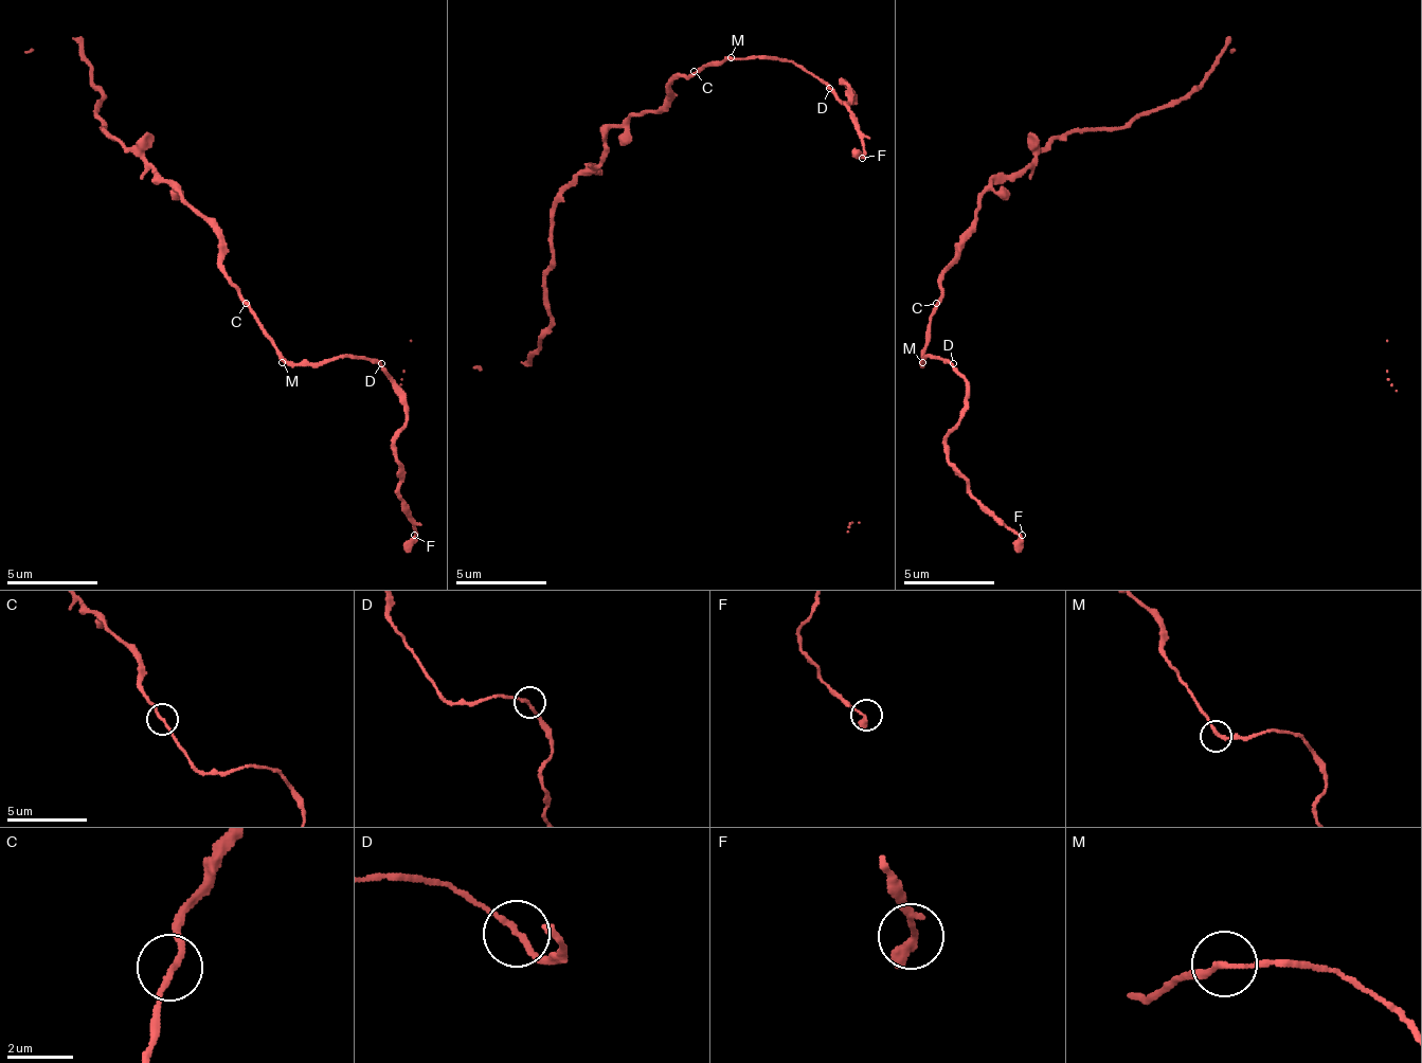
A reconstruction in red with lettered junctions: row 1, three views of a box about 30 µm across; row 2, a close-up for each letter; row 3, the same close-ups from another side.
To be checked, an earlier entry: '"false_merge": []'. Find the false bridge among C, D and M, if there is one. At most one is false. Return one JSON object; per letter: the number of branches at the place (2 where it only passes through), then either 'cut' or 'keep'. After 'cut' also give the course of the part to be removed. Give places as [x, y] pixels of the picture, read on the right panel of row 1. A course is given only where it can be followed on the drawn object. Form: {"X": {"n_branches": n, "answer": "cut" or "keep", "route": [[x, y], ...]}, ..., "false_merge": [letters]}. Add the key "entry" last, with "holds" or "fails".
{"C": {"n_branches": 2, "answer": "keep"}, "D": {"n_branches": 2, "answer": "cut", "route": [[954, 362], [968, 398], [958, 426], [944, 439], [944, 462], [1004, 525], [1022, 553]]}, "M": {"n_branches": 2, "answer": "keep"}, "false_merge": ["D"], "entry": "fails"}

